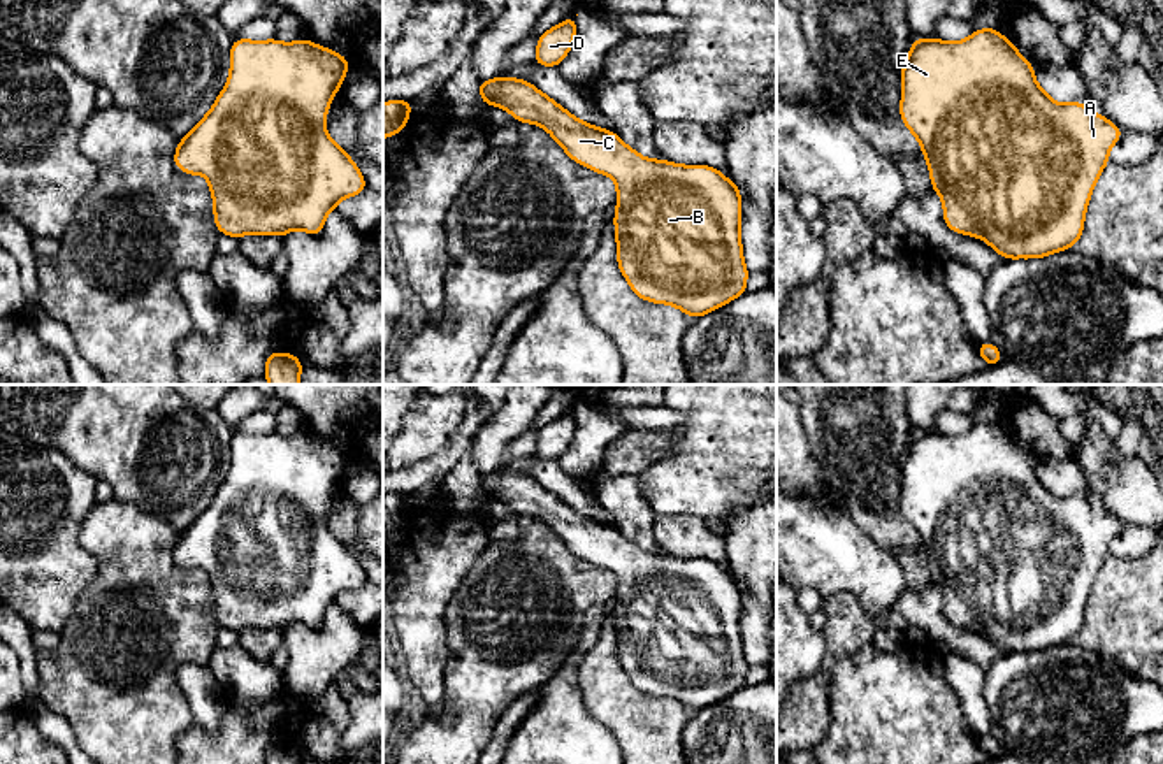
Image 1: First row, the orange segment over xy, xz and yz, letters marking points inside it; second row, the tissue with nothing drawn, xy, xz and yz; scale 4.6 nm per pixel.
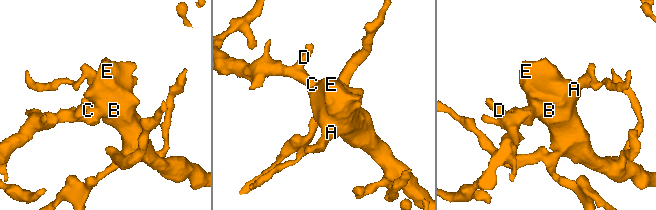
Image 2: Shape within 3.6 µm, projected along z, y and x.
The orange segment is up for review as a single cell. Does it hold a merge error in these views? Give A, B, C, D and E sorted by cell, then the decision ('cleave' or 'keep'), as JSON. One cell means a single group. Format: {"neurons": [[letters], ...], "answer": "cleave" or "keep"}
{"neurons": [["A", "B", "C", "D", "E"]], "answer": "keep"}

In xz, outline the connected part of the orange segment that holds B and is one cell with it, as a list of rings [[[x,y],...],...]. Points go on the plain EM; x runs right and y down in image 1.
[[[499,469],[480,474],[483,499],[506,502],[518,516],[543,520],[580,559],[617,574],[617,655],[636,690],[669,697],[692,713],[708,708],[747,685],[740,581],[708,559],[678,559],[643,551],[613,523],[580,515],[525,472]]]

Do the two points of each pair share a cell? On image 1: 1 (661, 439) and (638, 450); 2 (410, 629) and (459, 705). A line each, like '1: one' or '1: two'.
1: one
2: two

